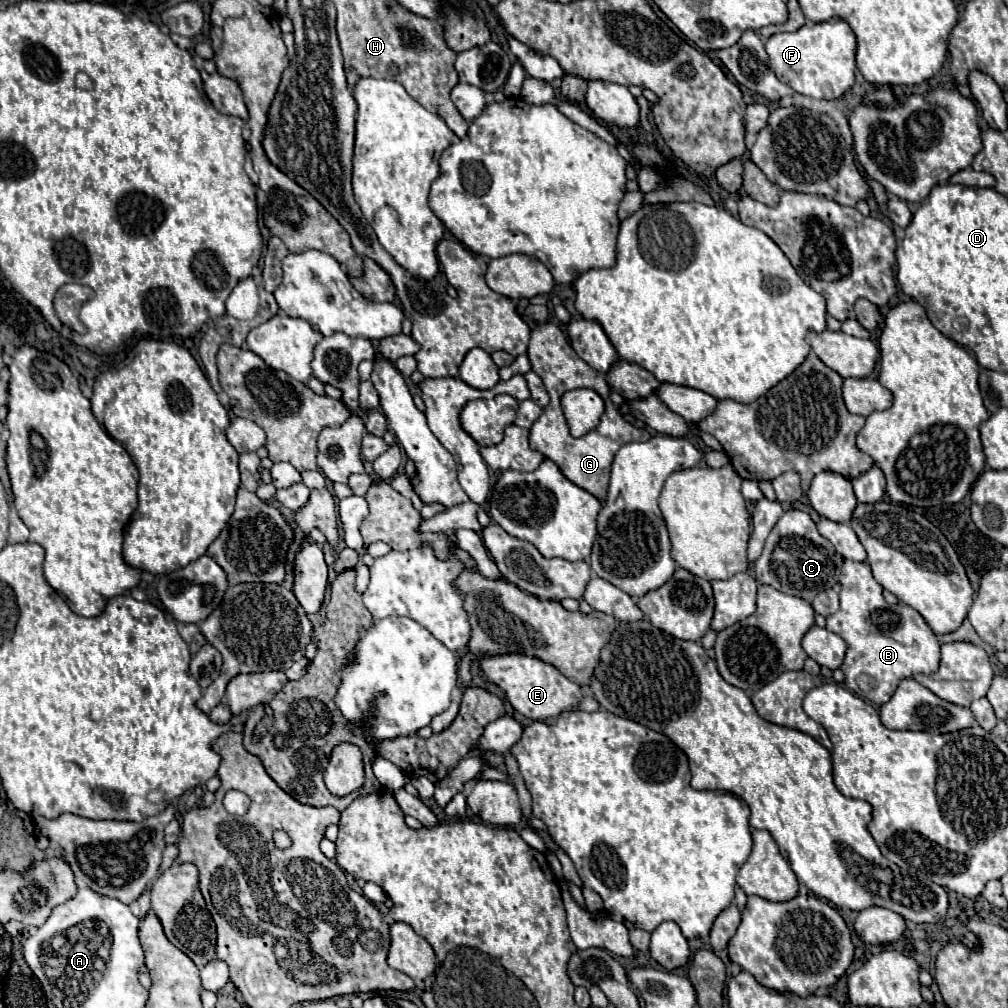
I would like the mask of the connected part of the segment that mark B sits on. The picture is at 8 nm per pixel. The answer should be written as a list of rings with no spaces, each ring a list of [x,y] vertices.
[[[846,559],[840,567],[838,581],[842,585],[840,609],[826,619],[826,629],[840,635],[848,645],[840,669],[844,671],[844,683],[850,691],[866,701],[882,705],[892,697],[900,679],[916,673],[930,675],[936,671],[940,663],[940,643],[936,633],[916,609],[904,603],[886,603],[882,595],[884,589],[872,577],[866,561],[856,563]]]

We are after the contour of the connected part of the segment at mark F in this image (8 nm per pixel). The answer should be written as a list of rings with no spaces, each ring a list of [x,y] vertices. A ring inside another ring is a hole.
[[[830,19],[822,23],[806,23],[792,33],[774,33],[766,41],[766,53],[776,77],[800,95],[840,99],[854,85],[856,37],[844,21]]]

